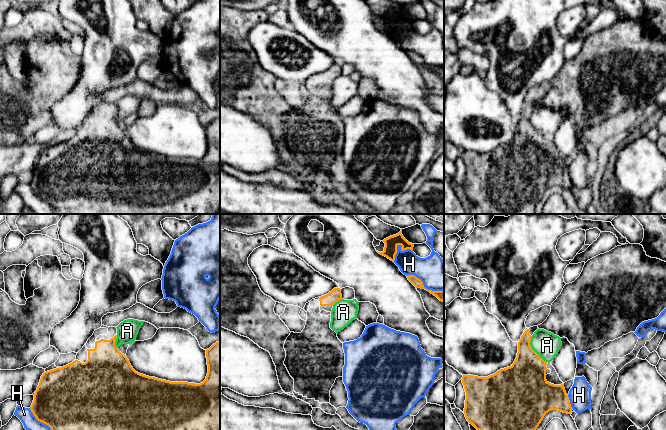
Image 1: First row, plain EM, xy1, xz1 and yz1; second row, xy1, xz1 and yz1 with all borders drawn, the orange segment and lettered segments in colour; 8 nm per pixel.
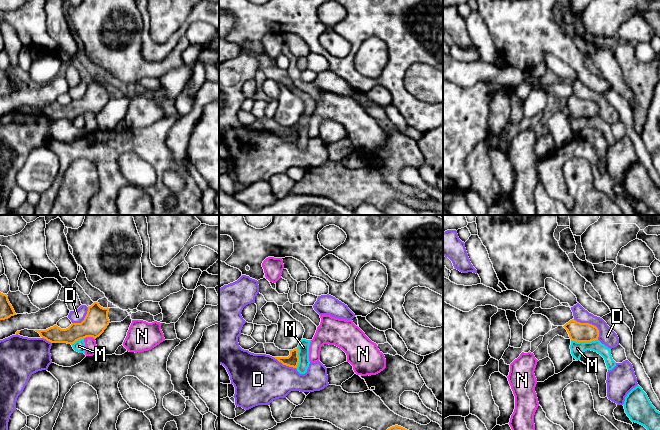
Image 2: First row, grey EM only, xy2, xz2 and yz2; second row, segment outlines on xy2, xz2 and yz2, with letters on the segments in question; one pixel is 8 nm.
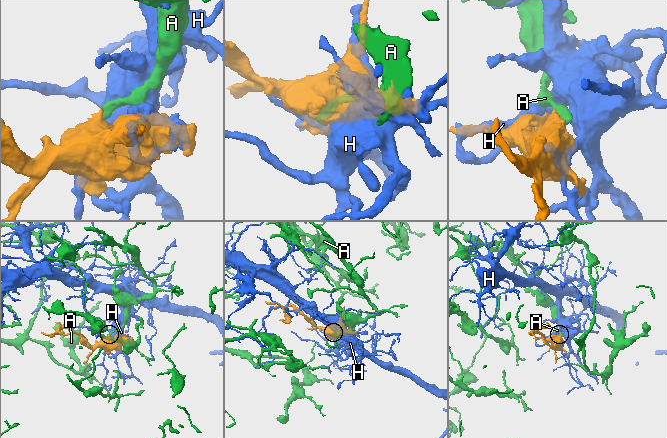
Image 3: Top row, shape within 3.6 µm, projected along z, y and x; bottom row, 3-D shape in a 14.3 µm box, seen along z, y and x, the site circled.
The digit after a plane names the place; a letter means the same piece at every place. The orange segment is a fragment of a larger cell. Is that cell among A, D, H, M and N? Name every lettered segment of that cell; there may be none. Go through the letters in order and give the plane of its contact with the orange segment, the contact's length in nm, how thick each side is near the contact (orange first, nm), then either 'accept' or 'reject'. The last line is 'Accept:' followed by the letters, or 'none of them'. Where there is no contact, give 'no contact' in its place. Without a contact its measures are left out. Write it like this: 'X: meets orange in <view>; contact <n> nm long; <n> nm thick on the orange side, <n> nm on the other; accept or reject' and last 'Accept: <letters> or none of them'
A: meets orange in yz1; contact 260 nm long; 320 nm thick on the orange side, 200 nm on the other; reject
D: meets orange in yz2; contact 260 nm long; 160 nm thick on the orange side, 140 nm on the other; reject
H: meets orange in xz1; contact 320 nm long; 90 nm thick on the orange side, 260 nm on the other; reject
M: meets orange in yz2; contact 220 nm long; 160 nm thick on the orange side, 110 nm on the other; reject
N: meets orange in xy2; contact 100 nm long; 190 nm thick on the orange side, 100 nm on the other; reject
Accept: none of them

